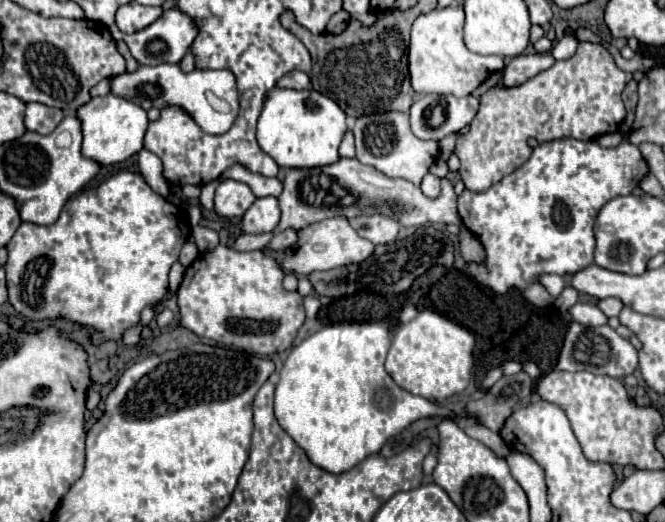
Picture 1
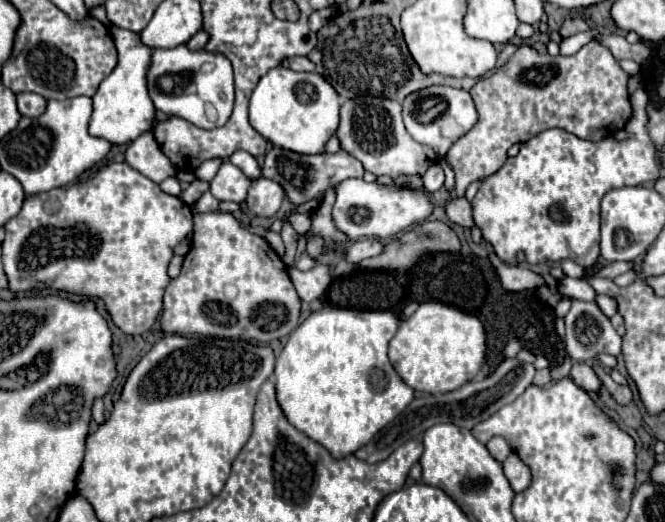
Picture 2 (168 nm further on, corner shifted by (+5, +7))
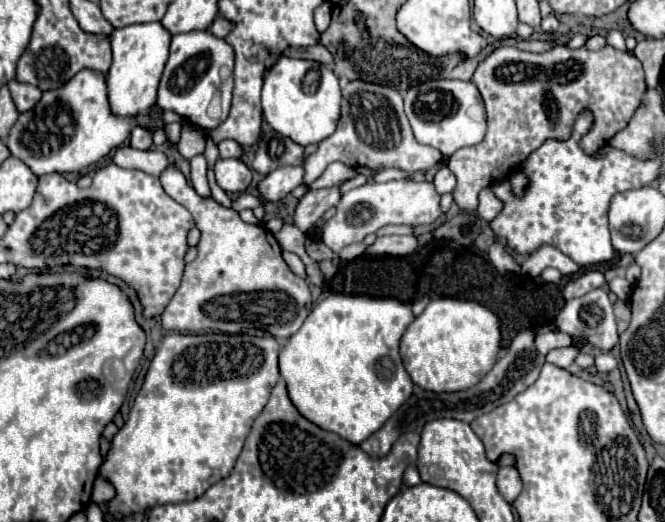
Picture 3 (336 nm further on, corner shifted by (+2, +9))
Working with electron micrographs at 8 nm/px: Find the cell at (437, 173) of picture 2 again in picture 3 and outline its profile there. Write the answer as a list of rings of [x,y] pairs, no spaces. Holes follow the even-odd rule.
[[[442,165],[440,169],[438,169],[438,173],[434,175],[434,187],[436,187],[436,191],[442,195],[442,193],[452,193],[454,191],[454,187],[456,187],[456,177],[452,175],[452,171],[446,167],[446,165]]]

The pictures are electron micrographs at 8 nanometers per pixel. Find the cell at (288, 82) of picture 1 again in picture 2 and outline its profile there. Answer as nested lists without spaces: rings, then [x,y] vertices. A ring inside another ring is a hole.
[[[289,57],[285,59],[285,65],[293,71],[315,71],[315,65],[309,61],[309,57]]]

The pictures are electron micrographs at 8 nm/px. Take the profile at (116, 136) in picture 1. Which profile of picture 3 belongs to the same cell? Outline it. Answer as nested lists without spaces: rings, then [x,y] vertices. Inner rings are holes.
[[[142,23],[114,29],[112,35],[112,67],[108,71],[108,103],[118,117],[150,115],[156,103],[156,89],[168,59],[170,35],[160,23]]]

